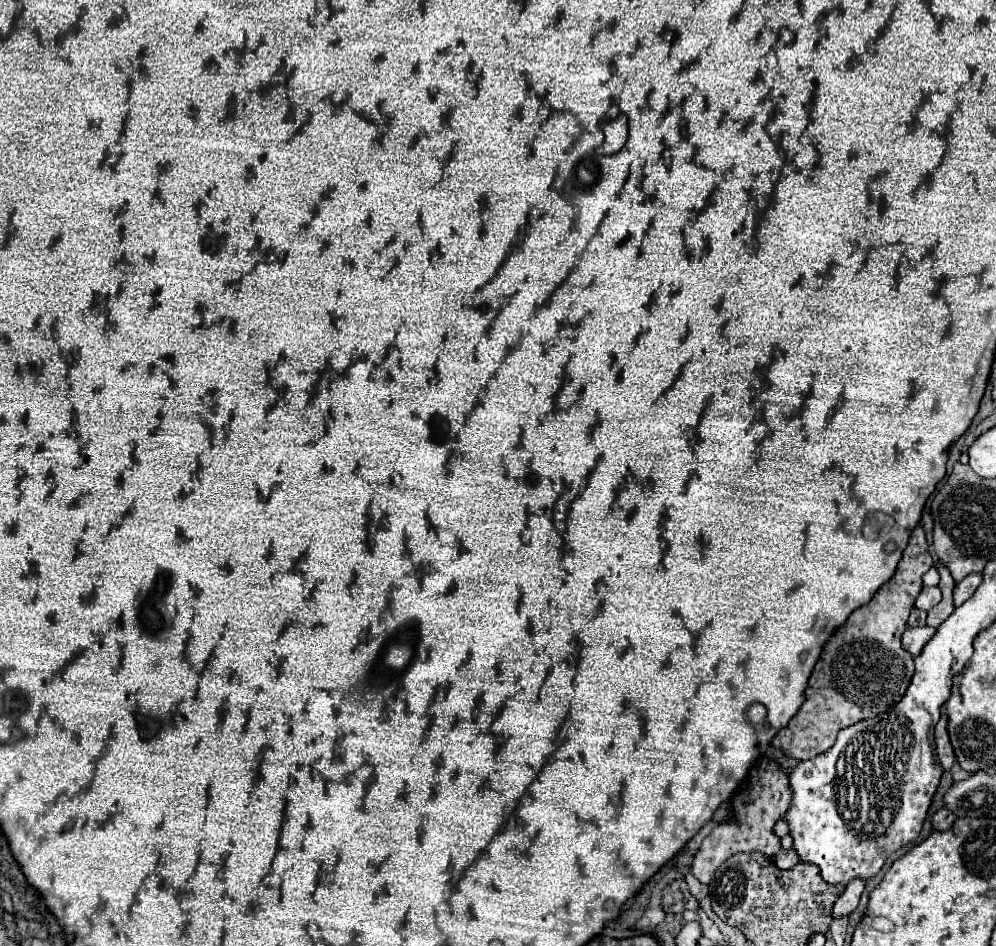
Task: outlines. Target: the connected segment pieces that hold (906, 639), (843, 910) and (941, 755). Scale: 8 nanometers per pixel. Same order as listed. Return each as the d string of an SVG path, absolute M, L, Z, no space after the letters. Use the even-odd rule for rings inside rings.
M915 627L915 629L907 629L903 633L903 647L913 655L917 657L921 653L921 649L925 647L925 643L933 637L935 629L933 627Z
M851 879L847 883L847 889L841 893L841 897L835 901L835 907L833 907L833 915L839 917L839 915L849 915L857 903L859 903L859 897L861 897L861 891L863 891L863 885L865 881L863 879Z
M941 717L935 725L935 753L937 753L937 759L941 763L943 769L951 769L953 765L953 749L949 745L949 737L947 737L947 717Z

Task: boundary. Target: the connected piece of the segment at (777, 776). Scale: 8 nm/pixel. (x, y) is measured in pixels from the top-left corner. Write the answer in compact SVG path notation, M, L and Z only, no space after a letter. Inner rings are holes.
M759 759L753 765L753 769L749 771L747 785L731 799L731 807L735 813L733 819L717 825L711 831L711 835L703 839L703 845L693 859L691 873L699 881L705 883L713 877L713 873L717 871L721 861L725 861L725 857L731 857L733 853L761 851L763 855L773 857L777 851L781 851L781 843L779 843L779 837L773 833L773 825L775 825L775 821L779 821L785 815L785 809L789 805L789 797L791 797L791 793L789 793L787 773L777 763L771 763L767 759Z

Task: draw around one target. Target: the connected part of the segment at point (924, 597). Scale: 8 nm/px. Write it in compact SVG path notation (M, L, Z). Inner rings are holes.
M923 587L923 591L919 593L919 597L915 599L915 607L929 611L931 607L935 607L941 601L941 591L939 587Z

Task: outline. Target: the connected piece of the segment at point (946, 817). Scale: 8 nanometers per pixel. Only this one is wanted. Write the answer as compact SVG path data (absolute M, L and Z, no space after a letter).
M943 807L943 809L939 809L935 815L933 815L933 819L931 819L931 823L933 823L933 829L937 829L937 831L947 831L951 825L953 825L953 815Z

